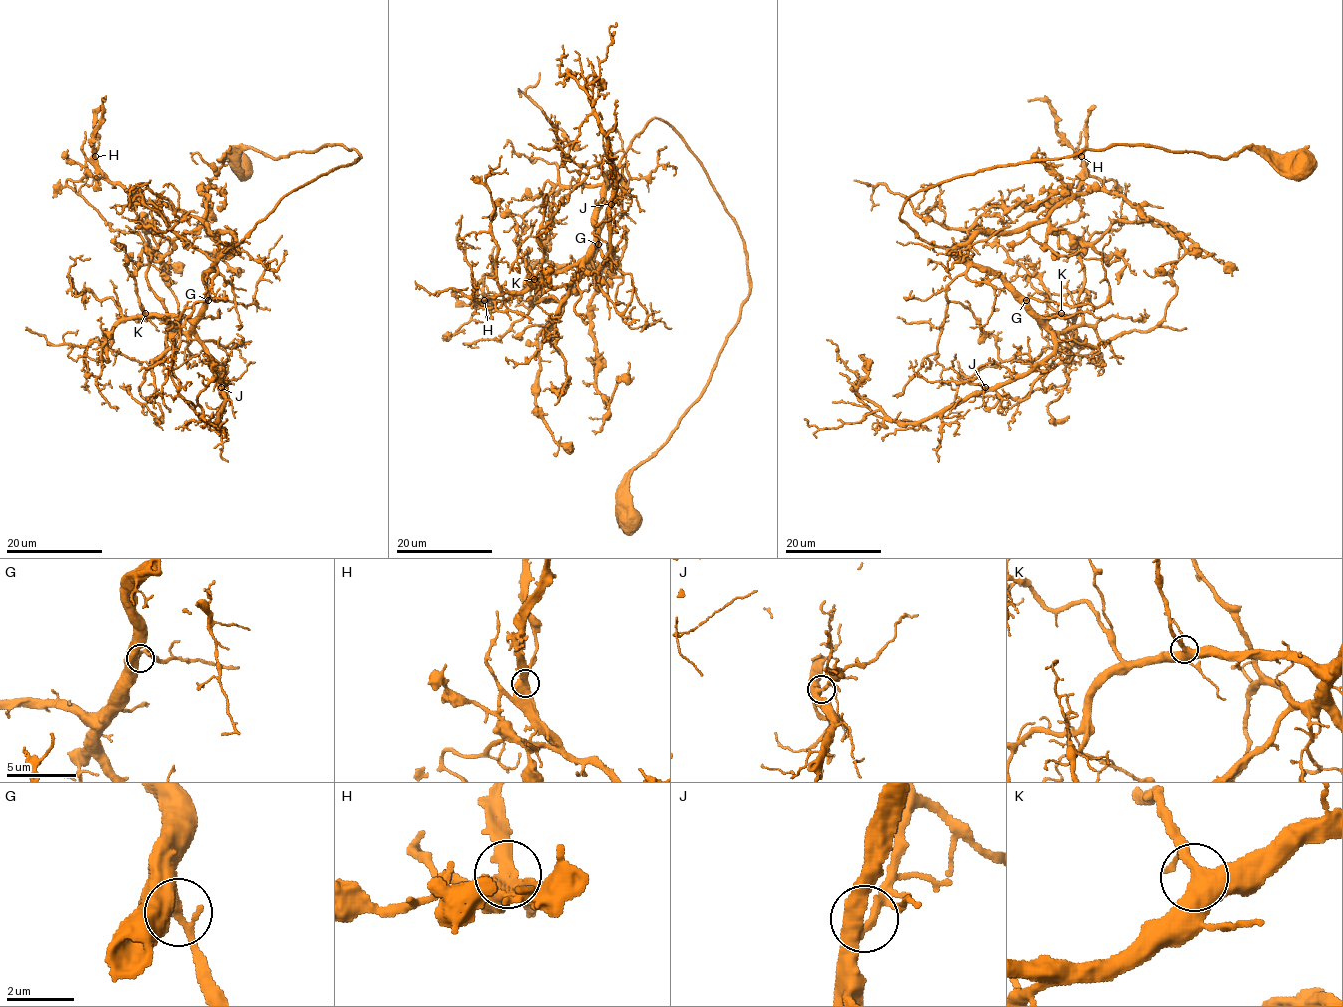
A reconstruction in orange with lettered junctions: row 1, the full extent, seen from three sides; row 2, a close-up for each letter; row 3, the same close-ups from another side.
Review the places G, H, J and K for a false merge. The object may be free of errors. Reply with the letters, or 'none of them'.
none of them

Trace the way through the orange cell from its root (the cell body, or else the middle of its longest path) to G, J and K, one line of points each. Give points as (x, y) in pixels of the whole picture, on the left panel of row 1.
G: (242, 162), (249, 148), (360, 155), (229, 249), (208, 300)
J: (242, 162), (249, 148), (360, 155), (288, 192), (208, 271), (195, 332), (221, 387)
K: (242, 162), (249, 148), (360, 155), (229, 249), (194, 318), (145, 313)

